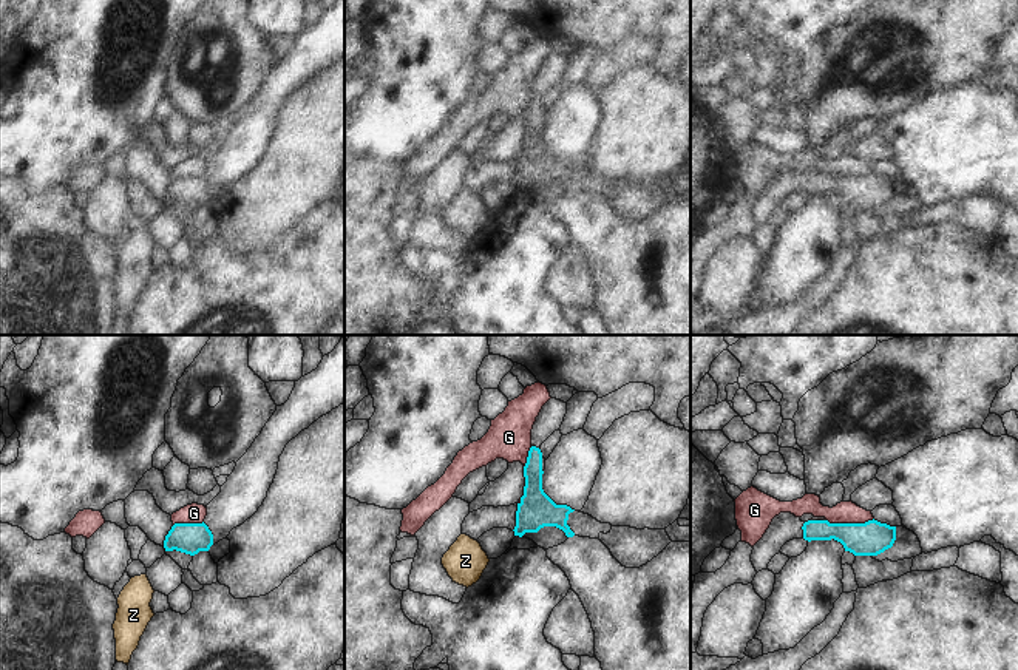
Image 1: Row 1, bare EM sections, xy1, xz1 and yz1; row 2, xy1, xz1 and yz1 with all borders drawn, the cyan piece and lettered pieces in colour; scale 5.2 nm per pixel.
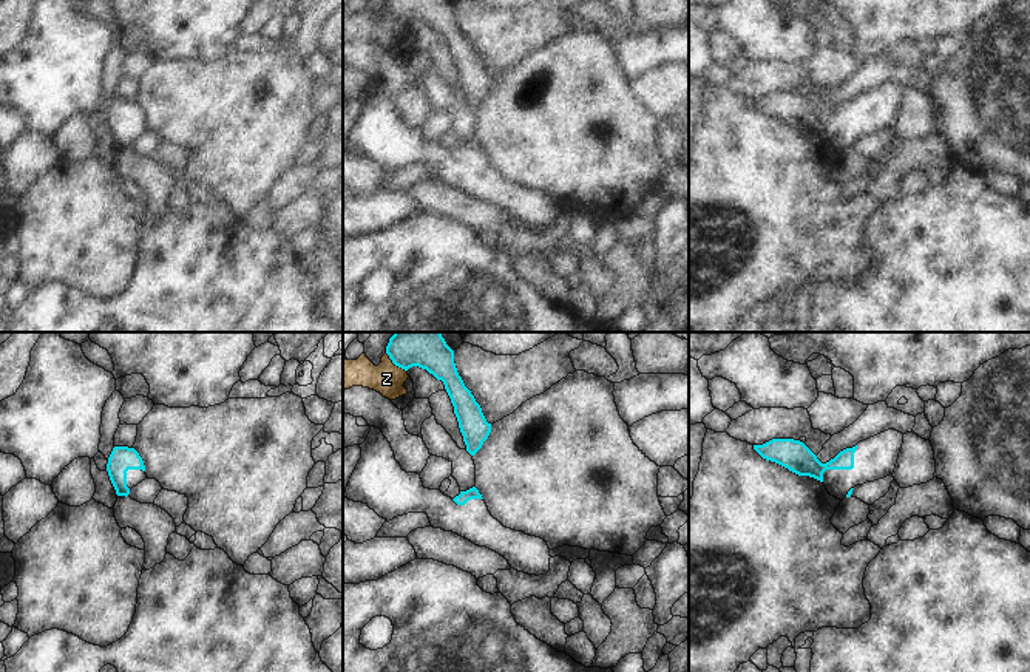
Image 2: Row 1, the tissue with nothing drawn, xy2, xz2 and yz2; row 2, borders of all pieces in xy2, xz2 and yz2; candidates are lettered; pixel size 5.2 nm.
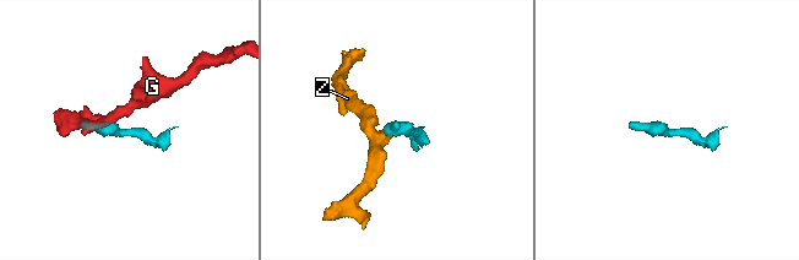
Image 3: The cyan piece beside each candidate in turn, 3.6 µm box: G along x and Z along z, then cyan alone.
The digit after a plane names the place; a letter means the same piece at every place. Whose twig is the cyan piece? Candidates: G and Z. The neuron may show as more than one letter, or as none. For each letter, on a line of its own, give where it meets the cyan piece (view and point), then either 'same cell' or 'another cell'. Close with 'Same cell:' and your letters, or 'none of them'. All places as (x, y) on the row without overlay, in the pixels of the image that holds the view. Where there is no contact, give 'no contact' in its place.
G: meets cyan in yz1 at (850, 178); another cell
Z: meets cyan in xz2 at (396, 19); another cell
Same cell: none of them

